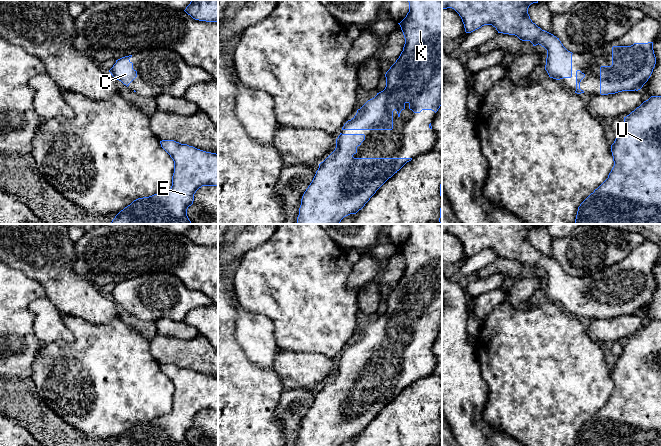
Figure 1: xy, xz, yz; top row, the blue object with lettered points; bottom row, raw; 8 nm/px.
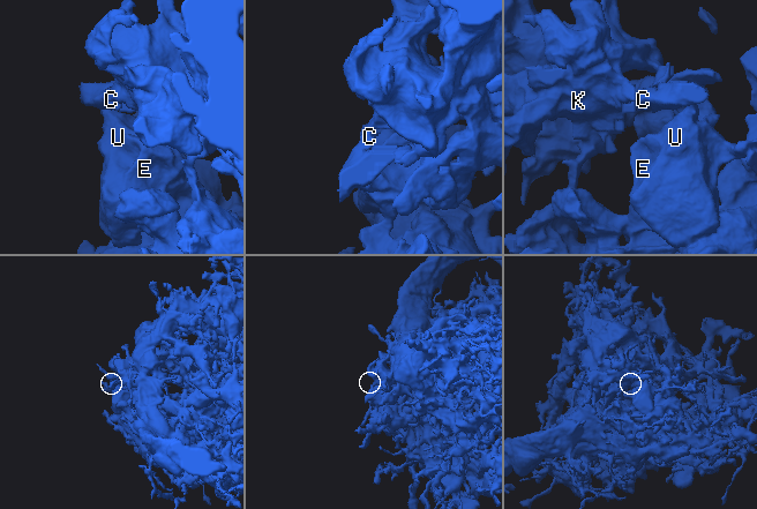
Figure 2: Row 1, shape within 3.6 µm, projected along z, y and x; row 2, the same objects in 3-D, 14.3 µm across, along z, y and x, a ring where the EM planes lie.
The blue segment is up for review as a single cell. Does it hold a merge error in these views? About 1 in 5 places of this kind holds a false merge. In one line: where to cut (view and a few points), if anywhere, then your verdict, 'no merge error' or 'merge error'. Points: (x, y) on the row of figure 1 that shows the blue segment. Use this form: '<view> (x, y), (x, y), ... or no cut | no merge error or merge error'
no cut | no merge error

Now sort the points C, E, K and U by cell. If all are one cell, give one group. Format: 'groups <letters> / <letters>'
groups C E K U

